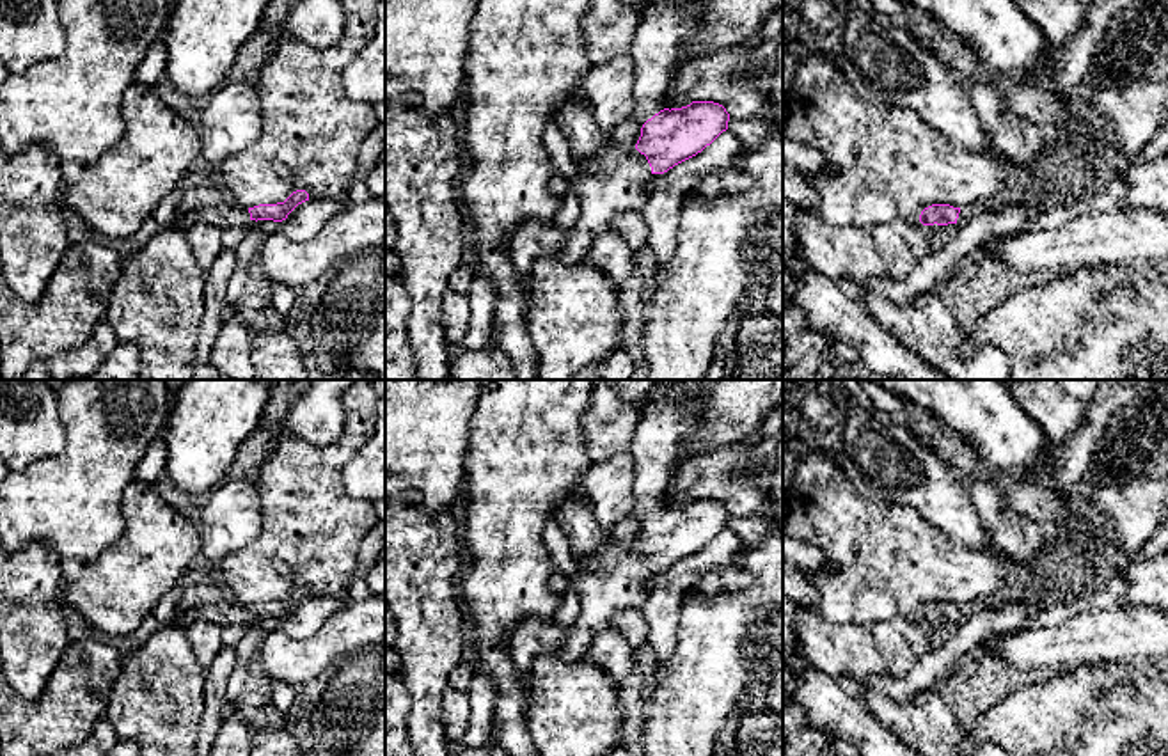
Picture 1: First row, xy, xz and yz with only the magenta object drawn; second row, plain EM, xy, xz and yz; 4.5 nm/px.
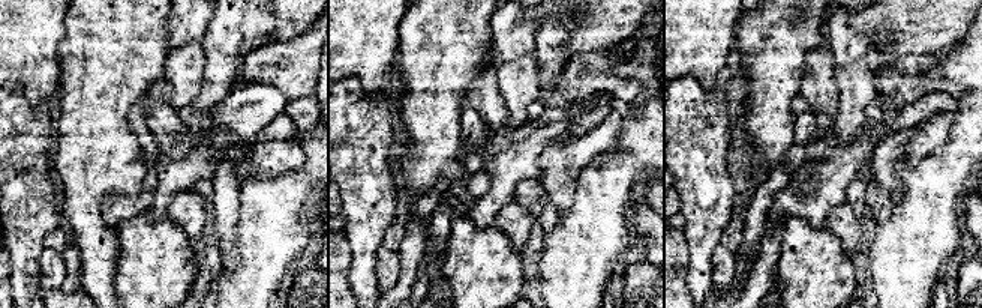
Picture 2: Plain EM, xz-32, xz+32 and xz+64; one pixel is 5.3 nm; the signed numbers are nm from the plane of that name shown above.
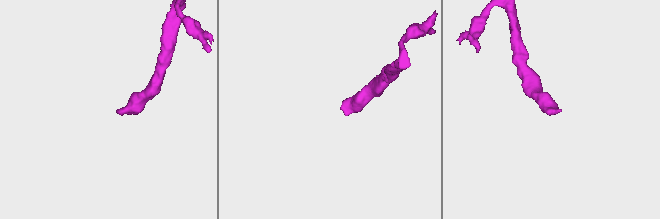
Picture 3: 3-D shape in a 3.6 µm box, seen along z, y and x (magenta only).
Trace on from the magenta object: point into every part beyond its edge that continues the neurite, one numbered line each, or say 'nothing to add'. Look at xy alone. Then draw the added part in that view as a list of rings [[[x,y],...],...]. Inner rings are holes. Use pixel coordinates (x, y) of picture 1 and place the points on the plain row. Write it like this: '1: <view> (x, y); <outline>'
1: xy (228, 613); [[[222,602],[215,610],[209,612],[222,626],[247,625],[250,619],[249,605],[240,602]]]

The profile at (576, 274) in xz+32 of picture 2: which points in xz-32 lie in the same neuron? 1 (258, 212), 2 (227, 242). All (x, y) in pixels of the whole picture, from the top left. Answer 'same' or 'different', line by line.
1: same
2: different

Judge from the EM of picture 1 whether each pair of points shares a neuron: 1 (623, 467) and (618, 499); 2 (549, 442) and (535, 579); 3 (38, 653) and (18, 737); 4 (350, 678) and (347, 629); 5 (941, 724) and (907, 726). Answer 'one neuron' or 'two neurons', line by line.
1: one neuron
2: one neuron
3: two neurons
4: two neurons
5: one neuron

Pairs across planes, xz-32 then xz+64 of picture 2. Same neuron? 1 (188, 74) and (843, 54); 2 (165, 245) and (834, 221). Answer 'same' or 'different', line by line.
1: different
2: different

